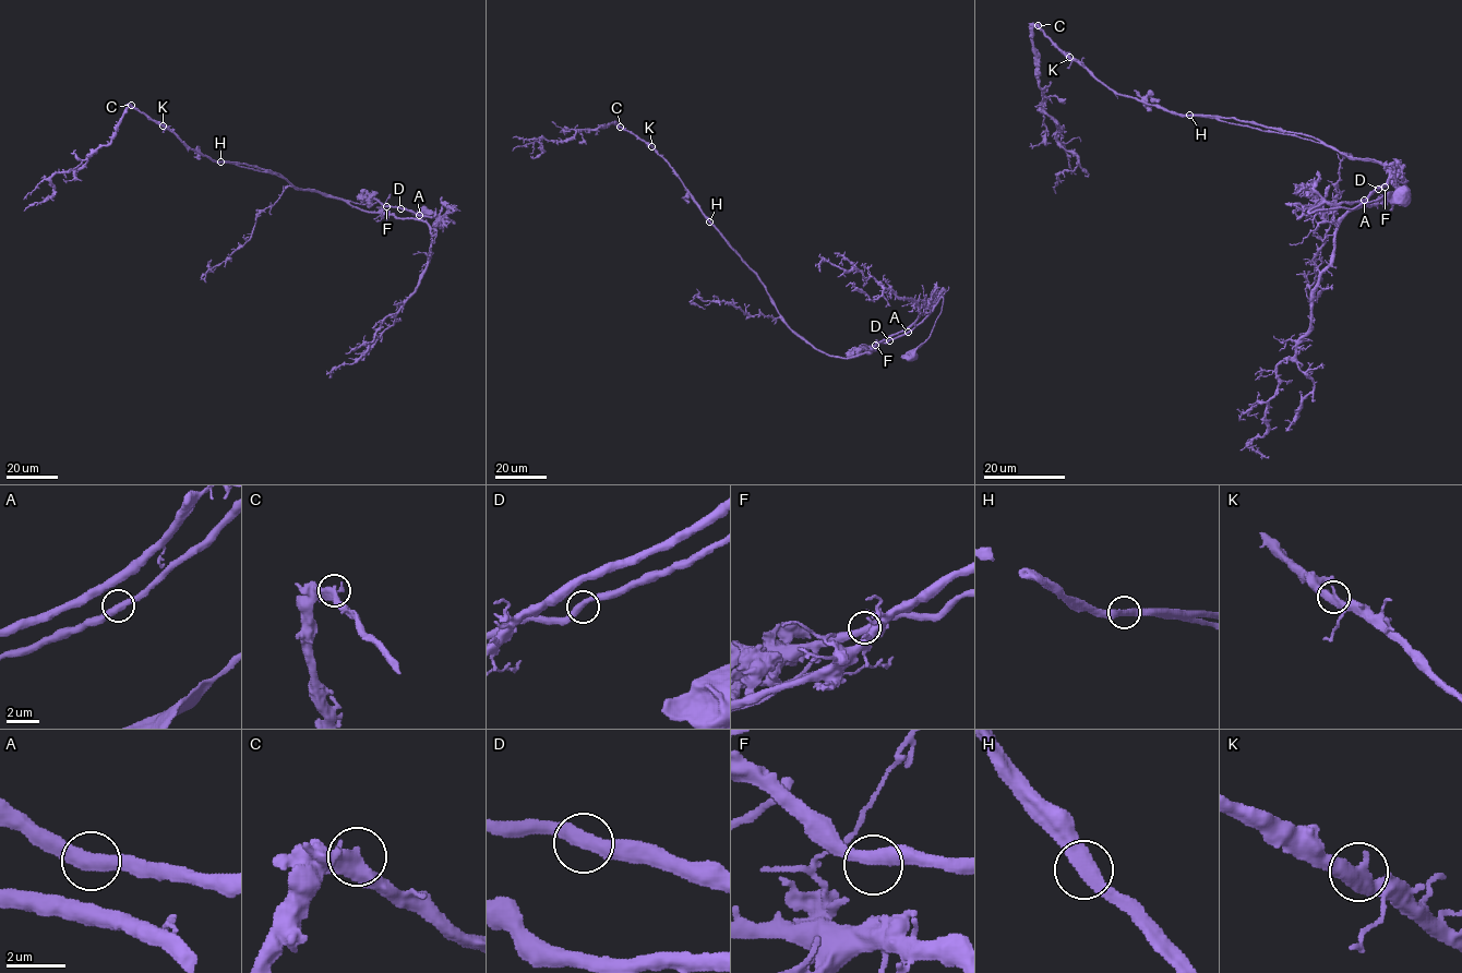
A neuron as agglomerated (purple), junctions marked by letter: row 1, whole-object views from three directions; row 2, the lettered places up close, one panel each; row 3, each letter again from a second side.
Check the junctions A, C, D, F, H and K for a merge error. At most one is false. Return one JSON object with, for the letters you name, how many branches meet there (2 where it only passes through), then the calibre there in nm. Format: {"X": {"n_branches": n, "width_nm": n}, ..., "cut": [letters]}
{"H": {"n_branches": 2, "width_nm": 440}, "cut": ["H"]}

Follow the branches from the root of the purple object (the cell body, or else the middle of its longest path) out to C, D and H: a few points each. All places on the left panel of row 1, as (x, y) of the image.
C: (423, 211), (454, 223), (379, 201), (326, 197), (298, 189), (277, 173), (217, 163), (131, 105)
D: (423, 211), (454, 223), (446, 217), (426, 217), (400, 208)
H: (423, 211), (454, 223), (379, 201), (363, 204), (326, 197), (298, 189), (276, 175), (220, 161)

